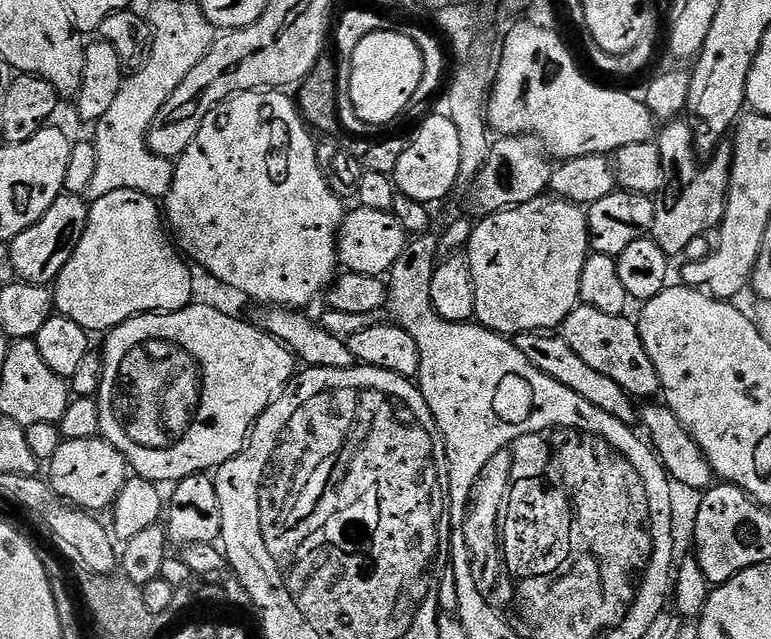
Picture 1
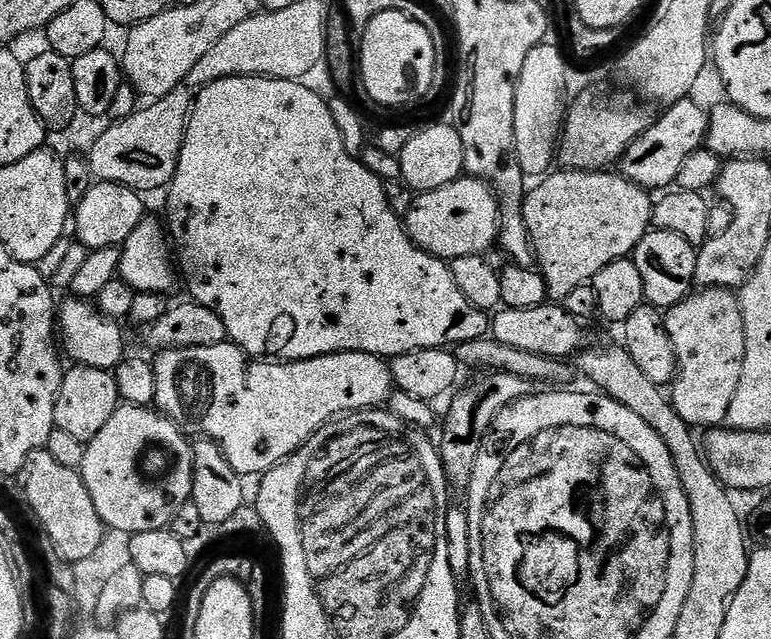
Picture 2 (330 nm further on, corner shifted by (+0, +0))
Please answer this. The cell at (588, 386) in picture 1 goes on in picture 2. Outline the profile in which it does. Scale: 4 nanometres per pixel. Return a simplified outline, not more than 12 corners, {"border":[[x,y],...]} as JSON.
{"border":[[196,95],[166,231],[249,358],[485,339],[328,100]]}

